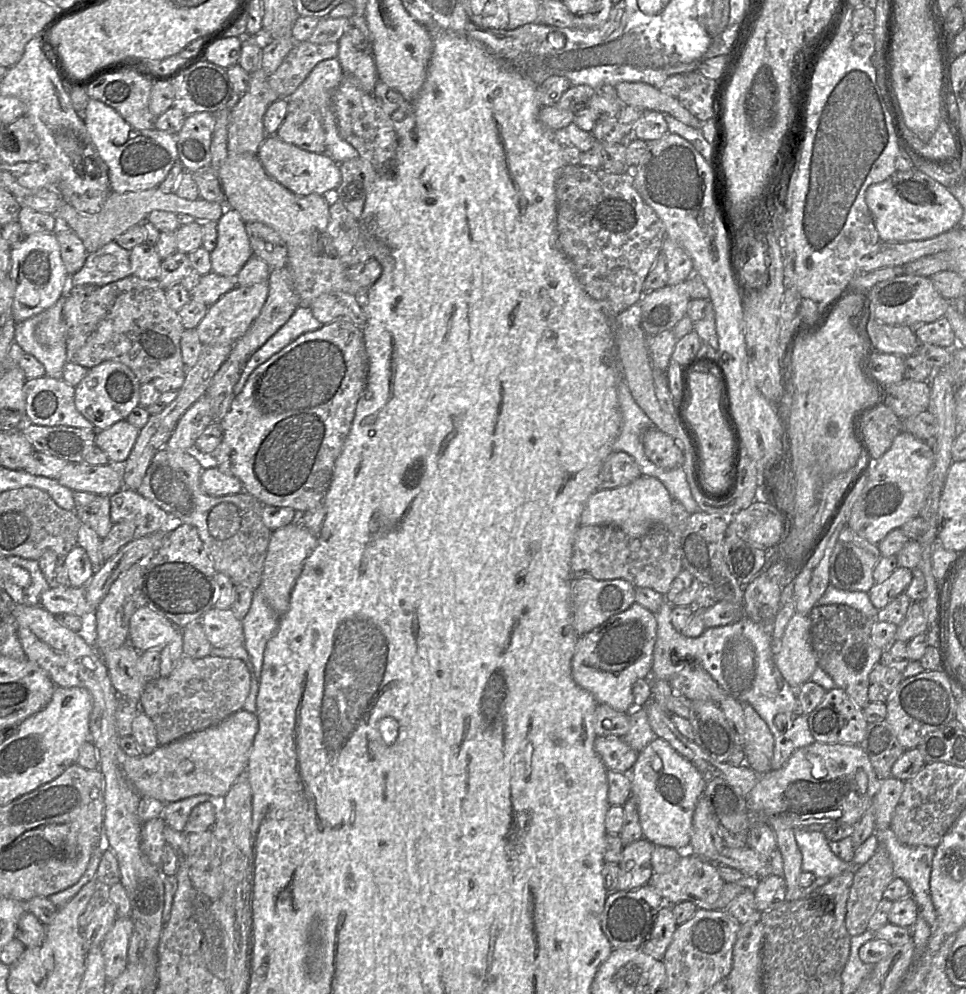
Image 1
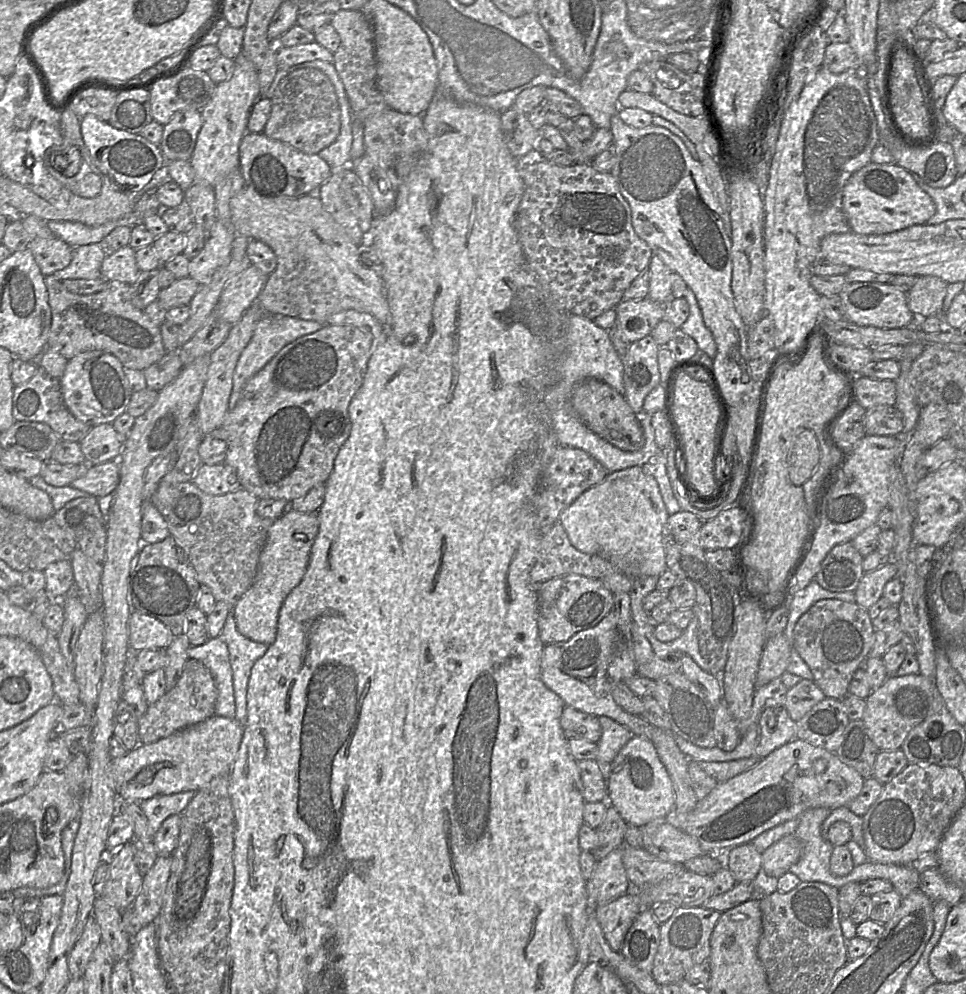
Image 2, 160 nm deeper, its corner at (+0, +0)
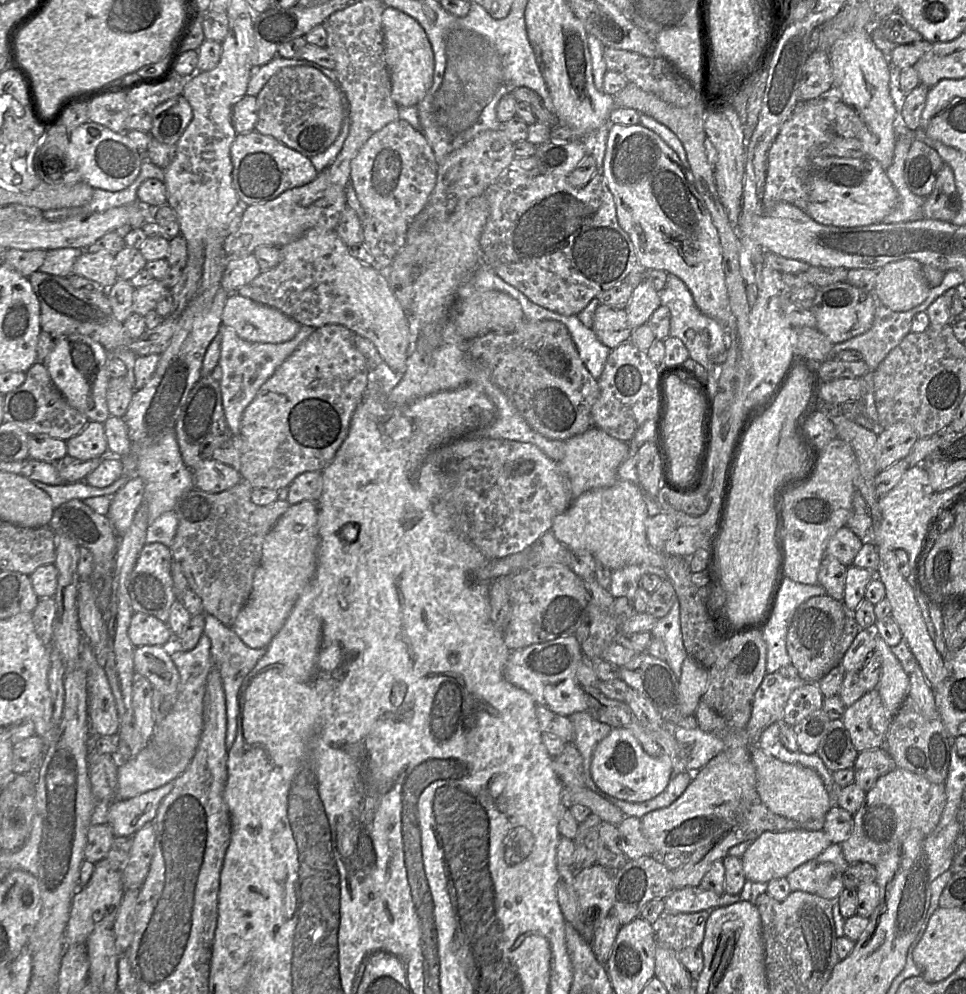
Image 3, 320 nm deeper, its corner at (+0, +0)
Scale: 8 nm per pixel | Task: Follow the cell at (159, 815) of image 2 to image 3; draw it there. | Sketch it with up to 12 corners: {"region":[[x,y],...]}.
{"region":[[174,781],[103,809],[116,837],[154,820]]}

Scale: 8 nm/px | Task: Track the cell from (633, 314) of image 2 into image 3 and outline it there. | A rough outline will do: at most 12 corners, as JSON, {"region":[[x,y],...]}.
{"region":[[599,305],[591,329],[611,350],[634,328],[625,309]]}

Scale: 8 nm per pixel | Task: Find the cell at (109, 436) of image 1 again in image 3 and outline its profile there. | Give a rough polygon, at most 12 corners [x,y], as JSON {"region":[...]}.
{"region":[[88,422],[66,441],[79,460],[110,456],[103,423]]}

